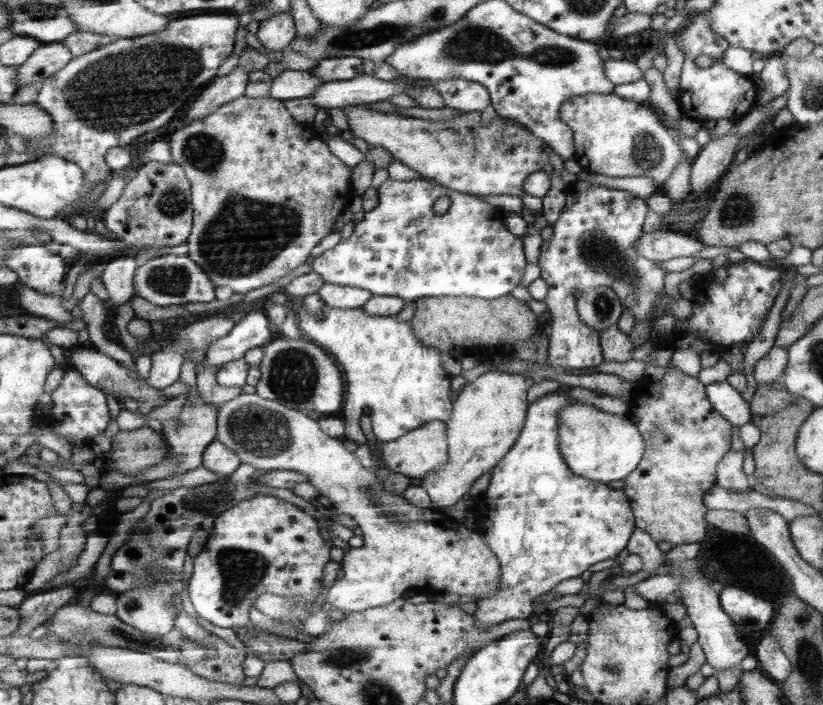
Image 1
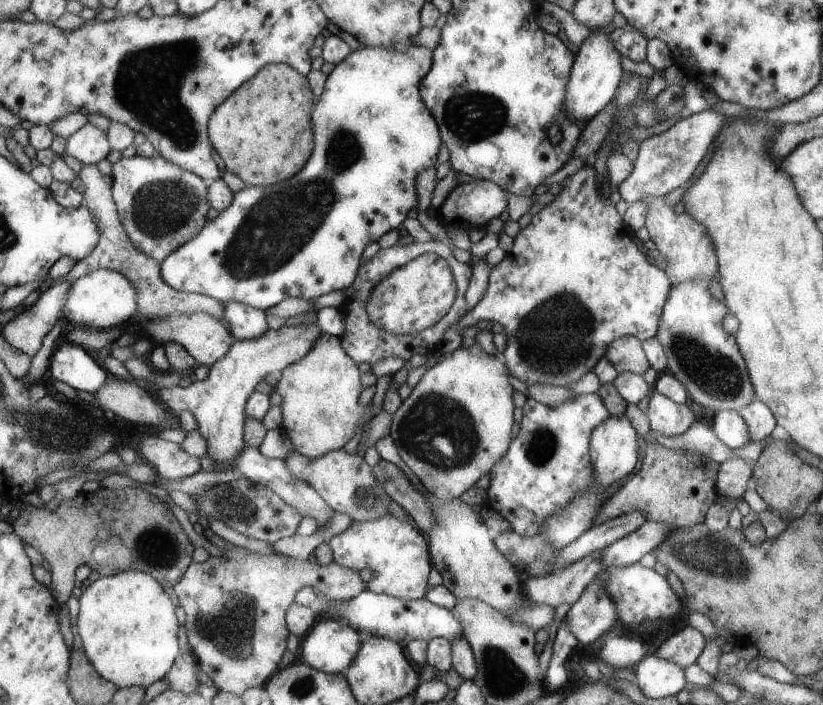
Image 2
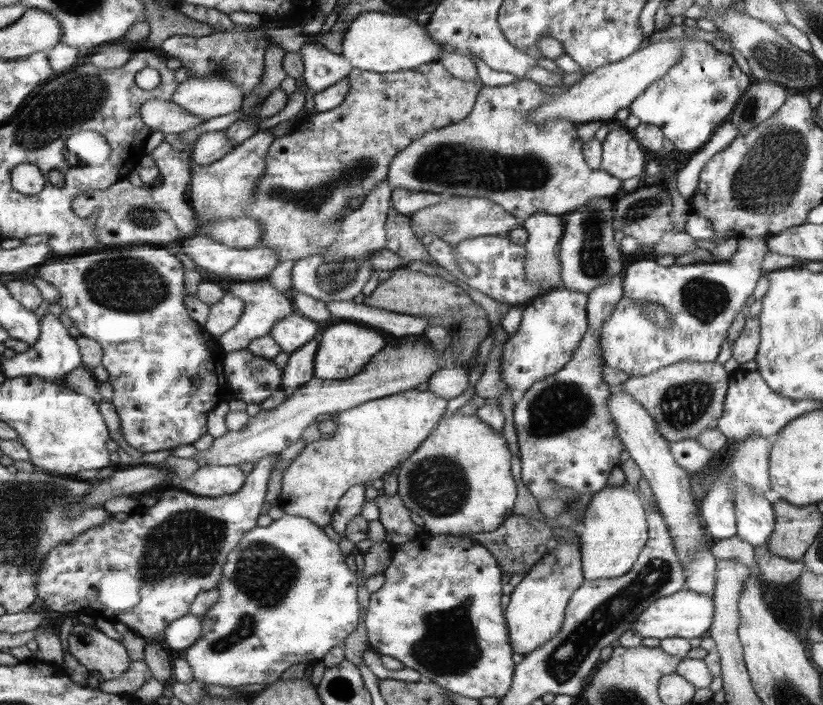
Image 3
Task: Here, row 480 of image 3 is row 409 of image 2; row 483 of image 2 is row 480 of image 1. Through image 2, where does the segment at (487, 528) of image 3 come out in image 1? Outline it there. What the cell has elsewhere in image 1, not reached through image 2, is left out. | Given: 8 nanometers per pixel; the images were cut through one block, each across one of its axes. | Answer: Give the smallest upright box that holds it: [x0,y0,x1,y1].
[421,368,528,508]

